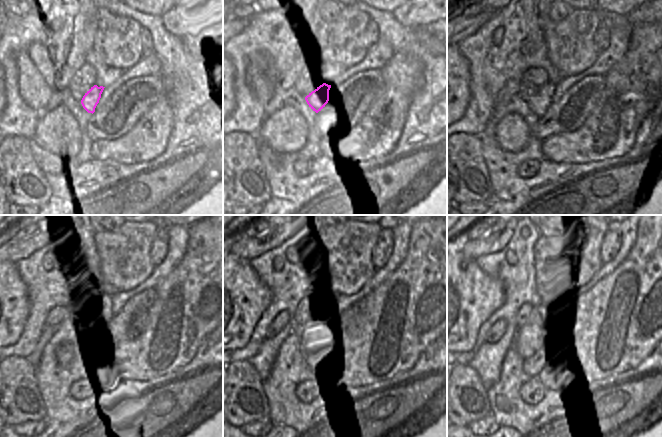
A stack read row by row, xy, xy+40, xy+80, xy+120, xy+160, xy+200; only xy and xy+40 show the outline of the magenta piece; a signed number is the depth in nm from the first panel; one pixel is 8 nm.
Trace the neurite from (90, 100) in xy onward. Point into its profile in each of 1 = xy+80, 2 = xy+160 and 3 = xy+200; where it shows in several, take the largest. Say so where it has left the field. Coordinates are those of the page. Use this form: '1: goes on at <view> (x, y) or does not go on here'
1: goes on at xy+80 (539, 103)
2: goes on at xy+160 (316, 331)
3: goes on at xy+200 (532, 340)

